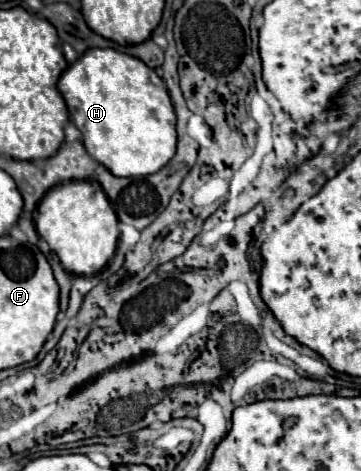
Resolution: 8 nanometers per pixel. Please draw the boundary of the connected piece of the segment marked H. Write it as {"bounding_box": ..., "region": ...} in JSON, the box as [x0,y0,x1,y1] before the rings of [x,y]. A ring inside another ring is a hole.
{"bounding_box":[57,48,177,176],"region":[[[89,48],[63,72],[57,88],[67,102],[73,124],[81,132],[85,150],[115,176],[147,176],[173,158],[177,144],[173,104],[165,82],[143,60],[113,48]]]}

